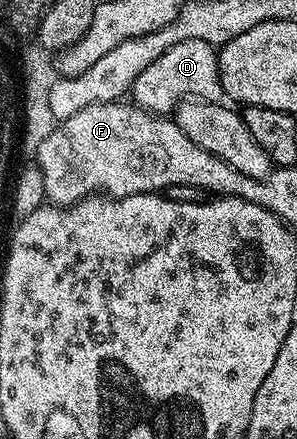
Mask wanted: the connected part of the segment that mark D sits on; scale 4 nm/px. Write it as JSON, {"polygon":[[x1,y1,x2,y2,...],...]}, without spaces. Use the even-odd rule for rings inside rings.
{"polygon":[[189,39,174,45,140,73,132,88,133,95,132,99,136,105,161,115,171,114,184,98,219,102,223,98,223,86,220,85,217,48,199,39]]}

